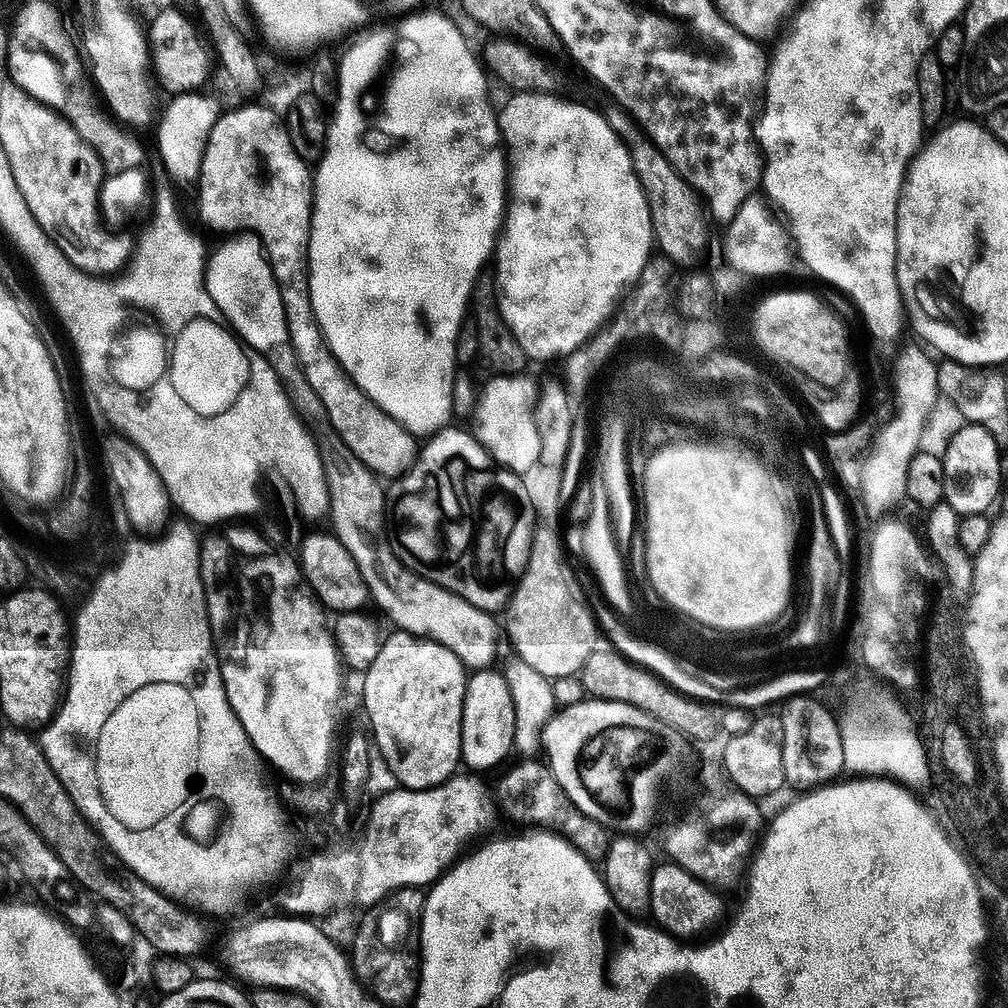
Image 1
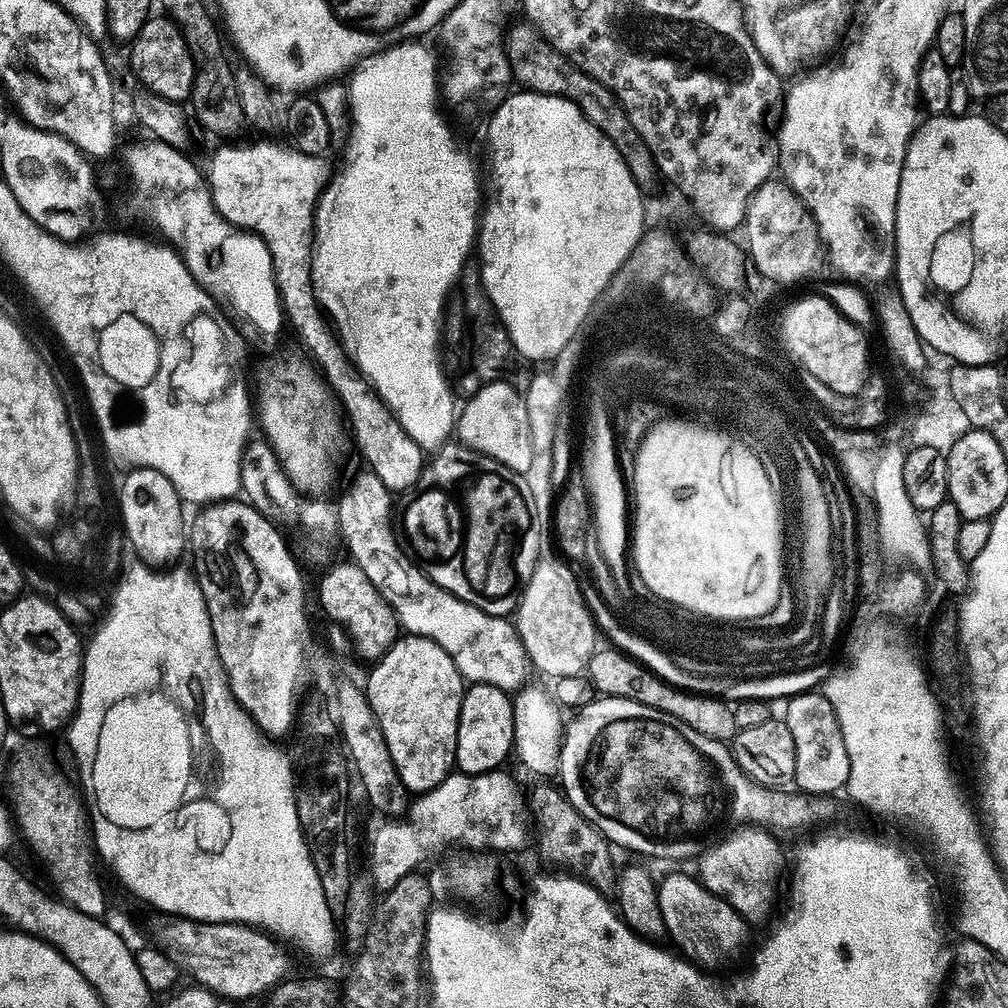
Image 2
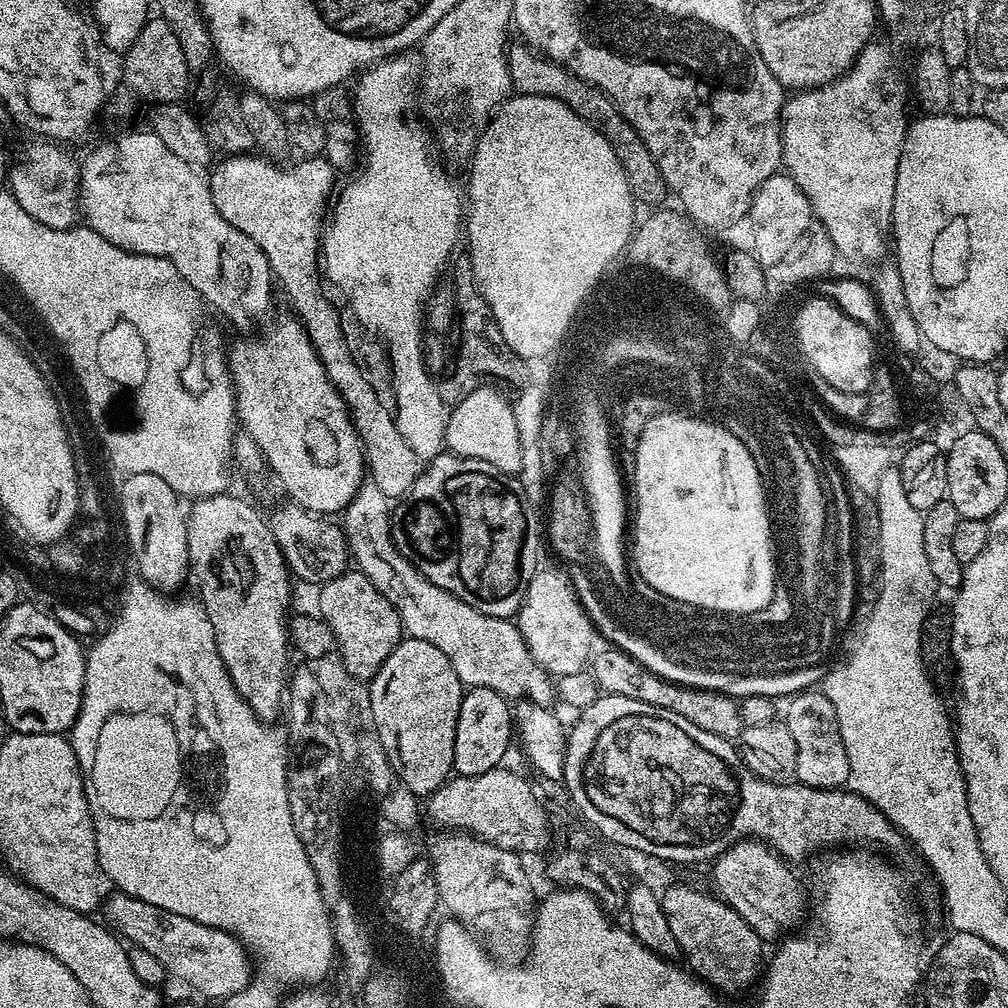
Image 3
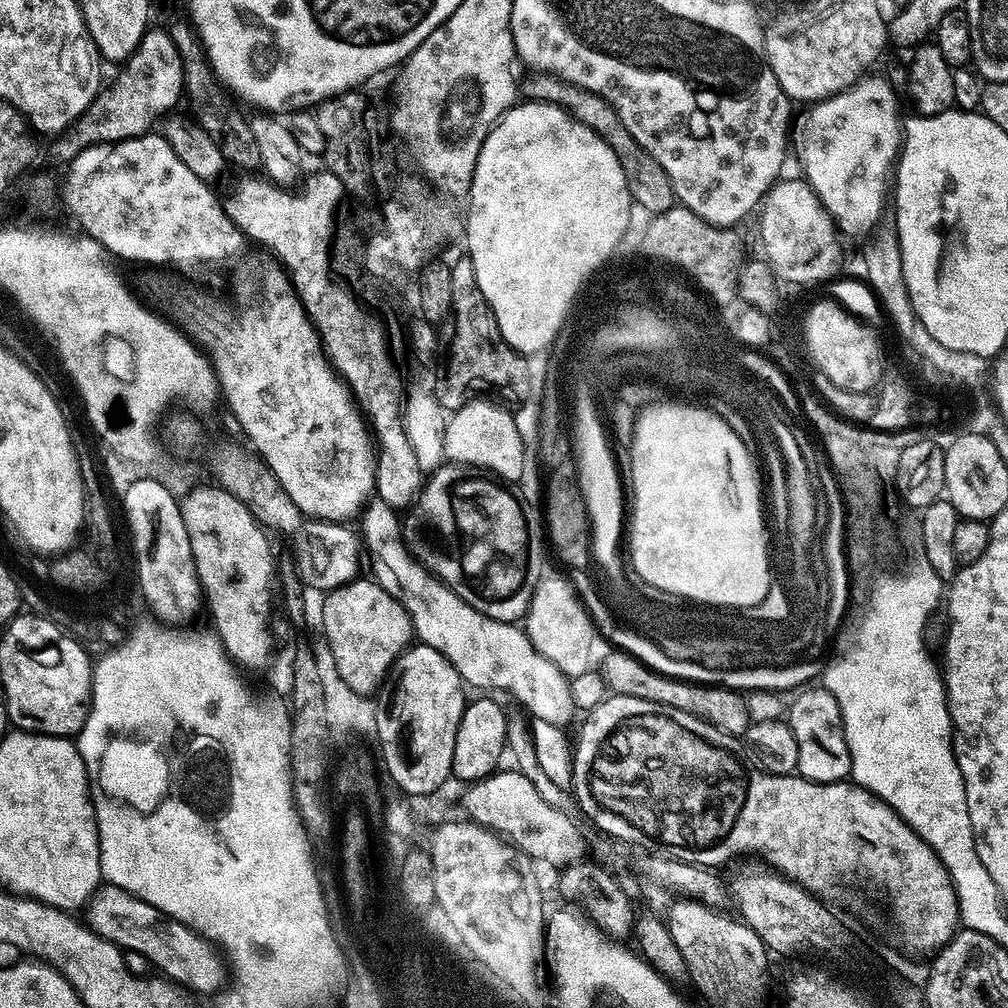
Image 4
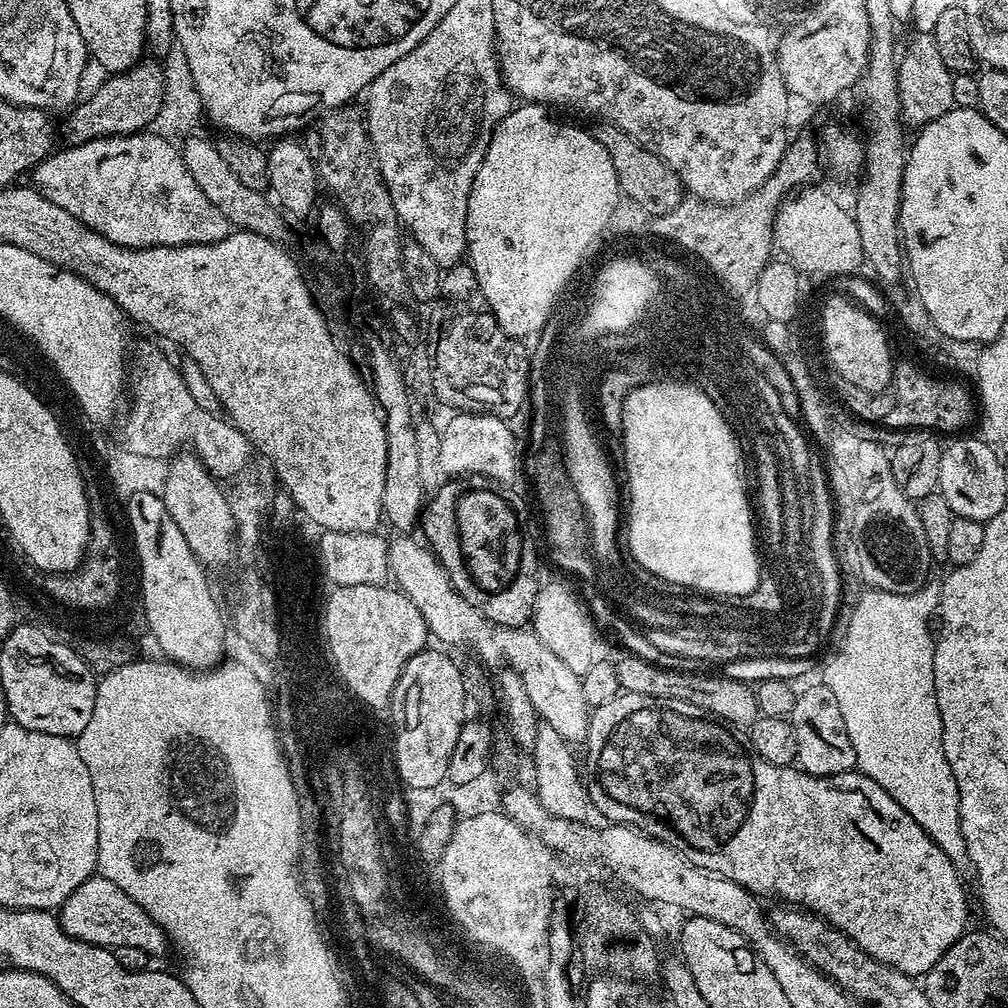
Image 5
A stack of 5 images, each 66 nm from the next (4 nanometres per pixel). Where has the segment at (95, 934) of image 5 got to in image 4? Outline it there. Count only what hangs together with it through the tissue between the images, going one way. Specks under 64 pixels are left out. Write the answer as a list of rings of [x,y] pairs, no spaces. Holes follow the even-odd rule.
[[[105,883],[96,889],[86,905],[88,912],[87,927],[117,944],[121,950],[138,950],[146,954],[153,969],[161,968],[167,979],[185,990],[193,988],[196,992],[210,992],[220,982],[220,968],[216,965],[218,952],[204,937],[197,935],[192,928],[182,922],[169,920],[154,906],[142,902],[137,896],[130,895],[117,884]]]

